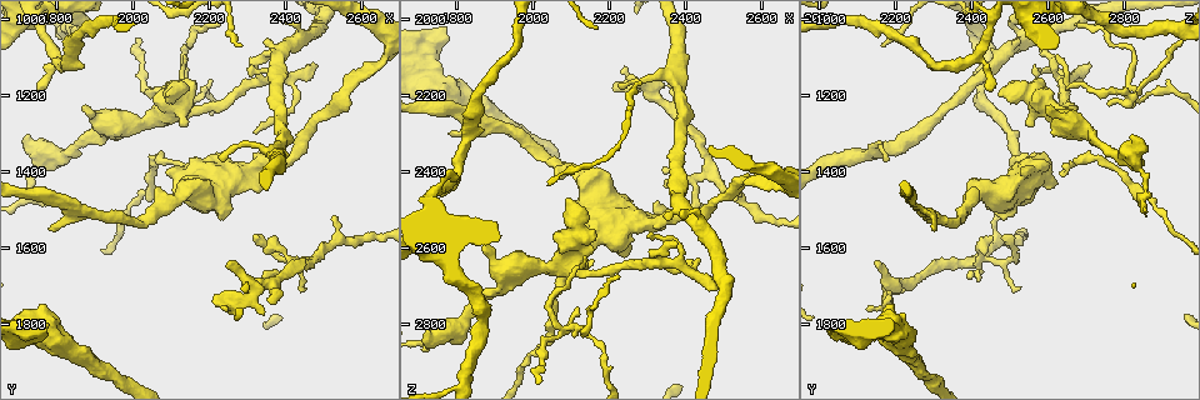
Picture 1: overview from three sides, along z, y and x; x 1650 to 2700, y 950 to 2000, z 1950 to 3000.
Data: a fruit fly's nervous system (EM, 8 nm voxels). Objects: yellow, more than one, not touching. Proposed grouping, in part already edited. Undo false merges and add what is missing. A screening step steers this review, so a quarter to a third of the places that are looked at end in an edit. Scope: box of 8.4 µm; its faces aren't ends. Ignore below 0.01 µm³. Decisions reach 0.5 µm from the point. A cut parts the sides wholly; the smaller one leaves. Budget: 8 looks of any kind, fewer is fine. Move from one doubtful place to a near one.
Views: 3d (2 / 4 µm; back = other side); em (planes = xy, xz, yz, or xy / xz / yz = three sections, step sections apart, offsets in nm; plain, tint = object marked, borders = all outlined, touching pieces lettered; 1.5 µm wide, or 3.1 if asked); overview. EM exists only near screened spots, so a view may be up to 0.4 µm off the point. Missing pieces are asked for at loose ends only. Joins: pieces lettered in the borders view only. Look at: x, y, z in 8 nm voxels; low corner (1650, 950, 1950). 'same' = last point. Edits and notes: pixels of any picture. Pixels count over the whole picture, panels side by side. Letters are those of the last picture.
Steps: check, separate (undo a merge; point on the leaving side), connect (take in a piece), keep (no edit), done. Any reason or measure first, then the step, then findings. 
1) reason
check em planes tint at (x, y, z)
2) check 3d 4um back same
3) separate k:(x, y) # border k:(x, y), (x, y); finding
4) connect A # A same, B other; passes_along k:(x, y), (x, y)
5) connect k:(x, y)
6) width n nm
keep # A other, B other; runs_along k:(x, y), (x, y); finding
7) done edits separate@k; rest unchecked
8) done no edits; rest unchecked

free end
check 3d 2um at (2435, 1700, 2530)

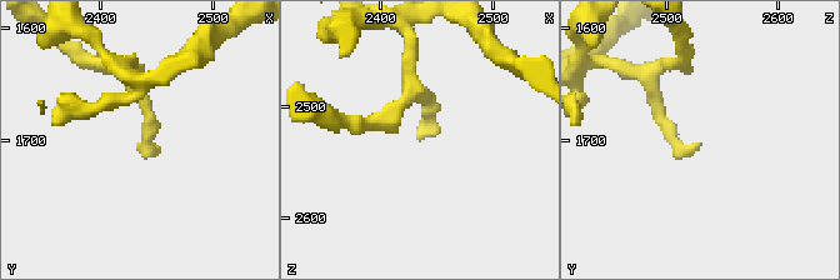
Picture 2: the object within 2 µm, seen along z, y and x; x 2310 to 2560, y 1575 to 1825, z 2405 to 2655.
check em yz step 8 borders at (2432, 1704, 2530)

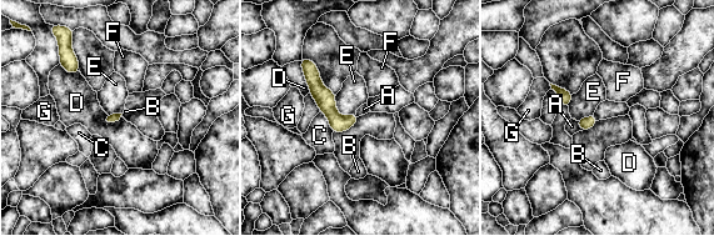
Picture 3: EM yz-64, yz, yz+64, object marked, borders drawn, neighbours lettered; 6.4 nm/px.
keep # A other, B other, C other, D other, E other, F other, G other; none of them fits

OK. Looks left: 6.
free end
check 3d 2um at (2480, 1115, 2710)

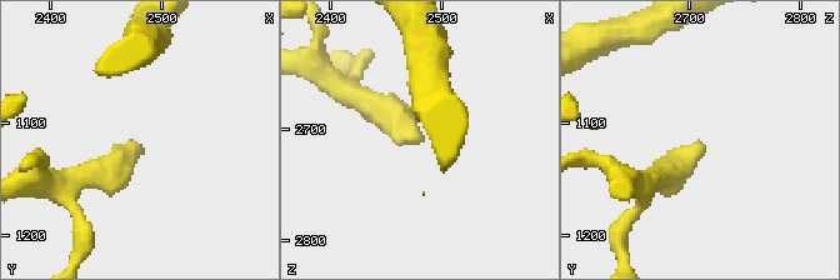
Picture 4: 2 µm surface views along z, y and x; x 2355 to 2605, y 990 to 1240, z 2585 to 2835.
now the EM
check em planes borders at (2480, 1124, 2710)

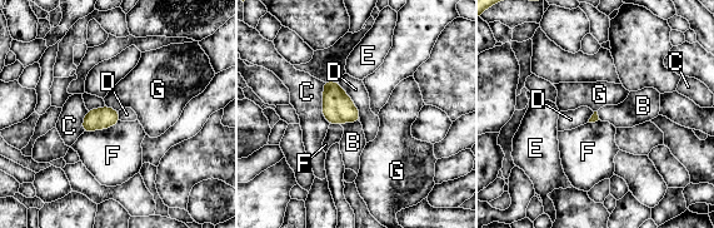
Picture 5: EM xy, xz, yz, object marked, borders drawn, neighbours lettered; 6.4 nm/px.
connect B # B same, C other, D other, E other, F other, G other; passes_along 5:(338, 108), (349, 122), (353, 142); the neuron continues

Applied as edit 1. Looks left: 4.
branch stops here
check em yz step 4 tint at (2140, 1100, 2625)

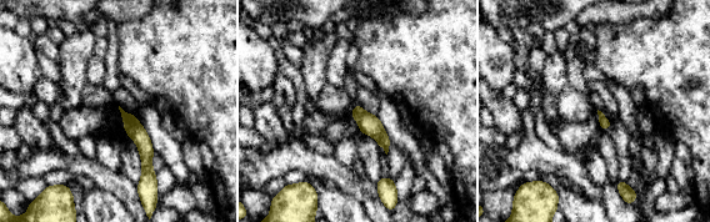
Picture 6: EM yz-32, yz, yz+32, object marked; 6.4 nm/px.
check em yz step 4 borders same

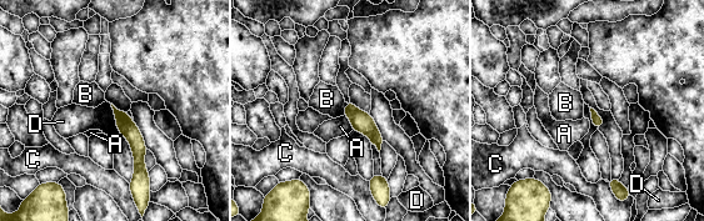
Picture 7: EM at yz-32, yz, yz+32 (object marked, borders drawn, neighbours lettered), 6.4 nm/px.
width 70 nm
keep # A other, B other, C other, D other; border 7:(346, 103), (343, 114); none of them fits

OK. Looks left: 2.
done edits connect@5; rest unchecked

